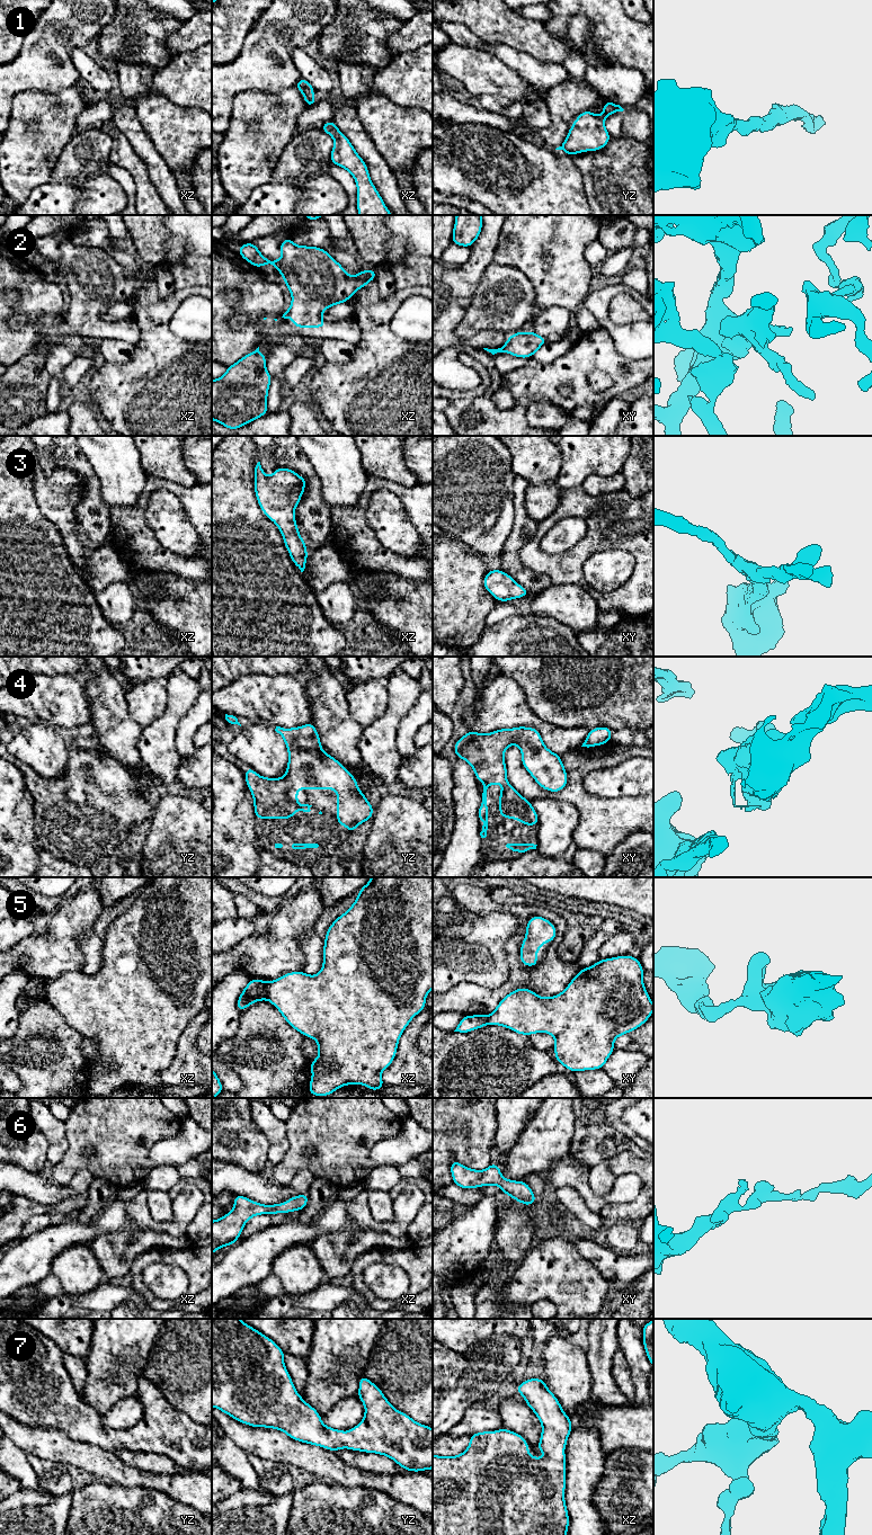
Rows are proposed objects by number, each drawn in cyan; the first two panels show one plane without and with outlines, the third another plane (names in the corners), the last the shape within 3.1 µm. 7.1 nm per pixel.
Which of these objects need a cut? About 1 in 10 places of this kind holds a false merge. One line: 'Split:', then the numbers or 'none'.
Split: 5

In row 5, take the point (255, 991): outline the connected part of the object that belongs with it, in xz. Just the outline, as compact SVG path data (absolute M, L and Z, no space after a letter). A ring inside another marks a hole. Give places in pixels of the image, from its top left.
M251 979L241 992L237 1008L241 1012L253 1002L261 1000L267 1000L266 982L261 979Z

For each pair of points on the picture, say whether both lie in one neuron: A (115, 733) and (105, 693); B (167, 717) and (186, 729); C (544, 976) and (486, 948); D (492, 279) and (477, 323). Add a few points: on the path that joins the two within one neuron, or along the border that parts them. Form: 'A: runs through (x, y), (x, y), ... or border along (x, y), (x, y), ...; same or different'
A: runs through (113, 723), (107, 703); same
B: border along (194, 703), (177, 728), (176, 749), (178, 751); different
C: border along (508, 960), (509, 975), (500, 985); different
D: runs through (490, 291), (490, 308), (486, 312); same

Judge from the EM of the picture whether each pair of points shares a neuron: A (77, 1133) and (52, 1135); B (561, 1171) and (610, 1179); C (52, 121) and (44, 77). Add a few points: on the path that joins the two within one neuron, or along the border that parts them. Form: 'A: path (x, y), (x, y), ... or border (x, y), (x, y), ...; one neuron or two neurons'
A: border (65, 1123), (67, 1150), (60, 1160); two neurons
B: border (589, 1168), (589, 1187), (598, 1195), (606, 1194); two neurons
C: border (73, 87), (49, 92), (21, 92); two neurons

